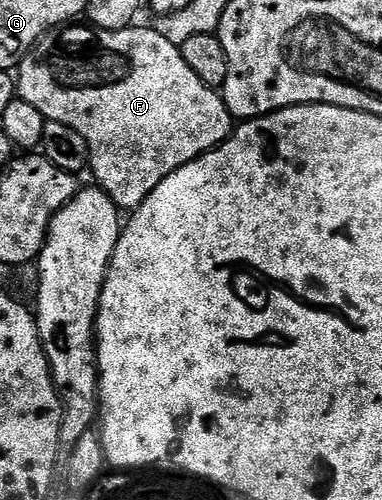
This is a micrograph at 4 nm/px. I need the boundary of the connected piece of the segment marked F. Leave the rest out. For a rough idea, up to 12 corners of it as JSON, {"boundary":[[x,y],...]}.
{"boundary":[[70,28],[17,96],[136,210],[230,136],[157,28]]}

